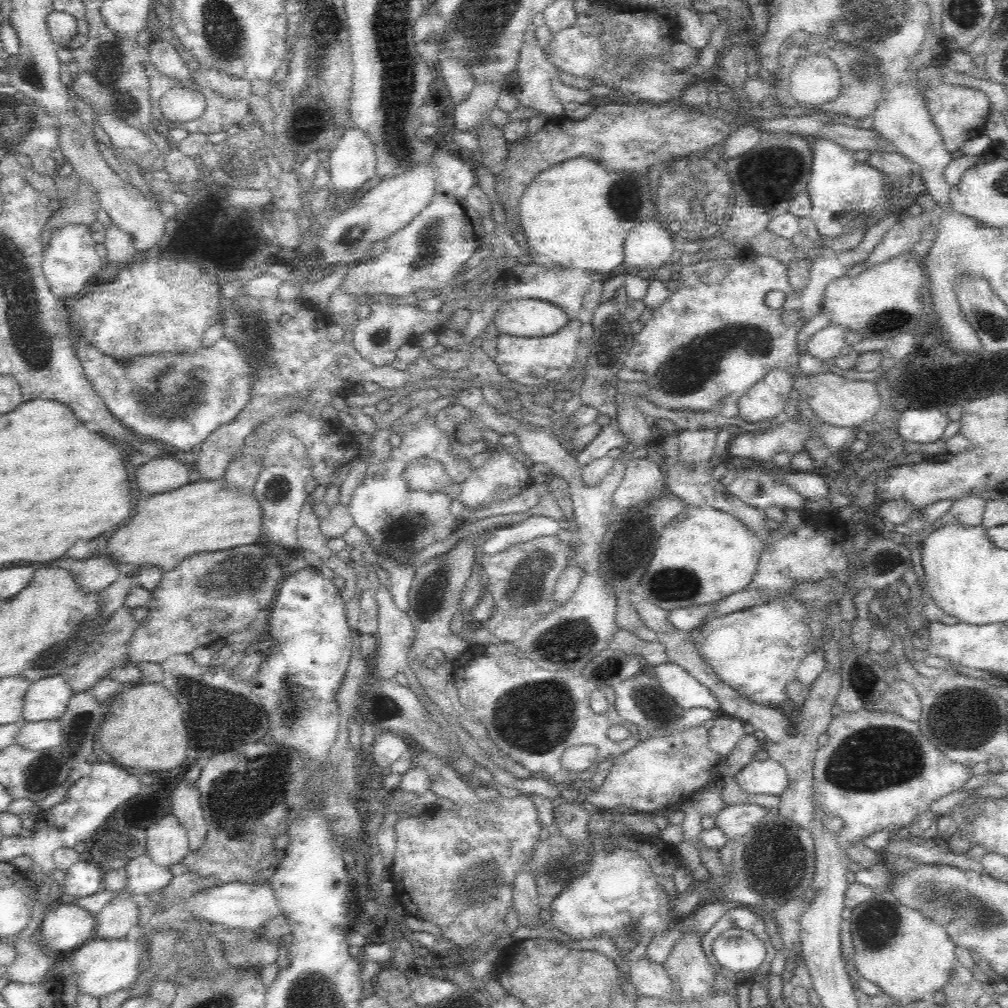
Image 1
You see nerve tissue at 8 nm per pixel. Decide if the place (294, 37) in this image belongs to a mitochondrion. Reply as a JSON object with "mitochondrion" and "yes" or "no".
{"mitochondrion":"no"}

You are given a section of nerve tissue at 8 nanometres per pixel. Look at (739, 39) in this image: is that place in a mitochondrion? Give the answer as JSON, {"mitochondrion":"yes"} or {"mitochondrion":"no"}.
{"mitochondrion":"no"}

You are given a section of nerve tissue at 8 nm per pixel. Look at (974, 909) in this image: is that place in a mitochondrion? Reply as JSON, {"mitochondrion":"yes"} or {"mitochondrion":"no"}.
{"mitochondrion":"yes"}

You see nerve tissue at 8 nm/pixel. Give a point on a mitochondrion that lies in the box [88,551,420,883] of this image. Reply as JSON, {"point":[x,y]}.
{"point":[239,800]}

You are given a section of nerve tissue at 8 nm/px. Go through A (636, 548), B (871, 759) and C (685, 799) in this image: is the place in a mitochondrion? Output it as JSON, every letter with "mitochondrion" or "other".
{"A":"mitochondrion","B":"mitochondrion","C":"other"}

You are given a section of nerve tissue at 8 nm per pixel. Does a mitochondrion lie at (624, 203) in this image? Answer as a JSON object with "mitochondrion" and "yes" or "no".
{"mitochondrion":"yes"}

